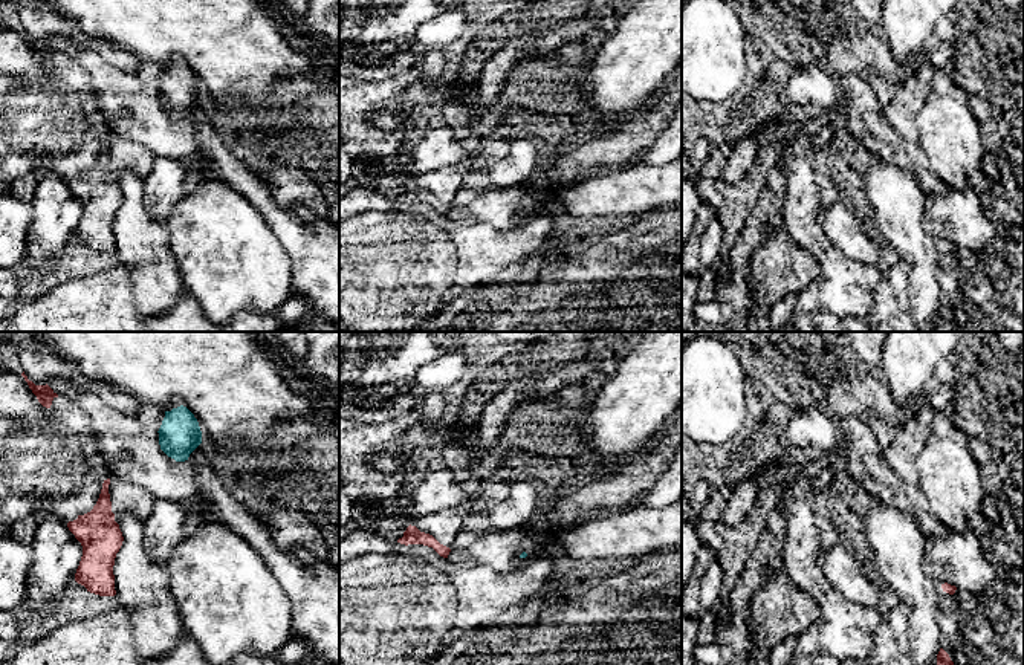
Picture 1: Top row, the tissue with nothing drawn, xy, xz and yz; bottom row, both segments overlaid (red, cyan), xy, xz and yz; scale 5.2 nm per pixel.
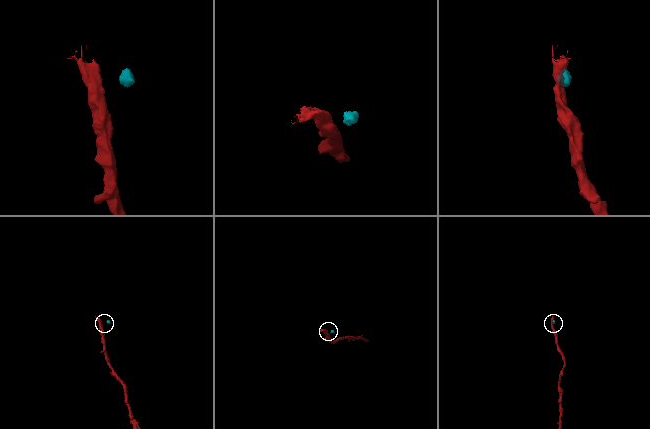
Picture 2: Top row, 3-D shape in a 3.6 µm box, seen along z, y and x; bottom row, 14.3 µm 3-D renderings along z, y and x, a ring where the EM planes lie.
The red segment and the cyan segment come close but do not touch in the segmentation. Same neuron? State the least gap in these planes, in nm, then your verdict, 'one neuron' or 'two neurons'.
320 nm | two neurons

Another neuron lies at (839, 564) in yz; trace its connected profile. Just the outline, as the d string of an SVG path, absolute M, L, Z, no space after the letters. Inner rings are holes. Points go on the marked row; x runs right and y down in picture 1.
M845 538L836 541L822 558L828 581L848 599L865 607L876 607L882 598L880 587L865 573L864 566L850 550Z

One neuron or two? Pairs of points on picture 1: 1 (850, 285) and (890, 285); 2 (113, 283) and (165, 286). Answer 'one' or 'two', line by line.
1: two
2: two

